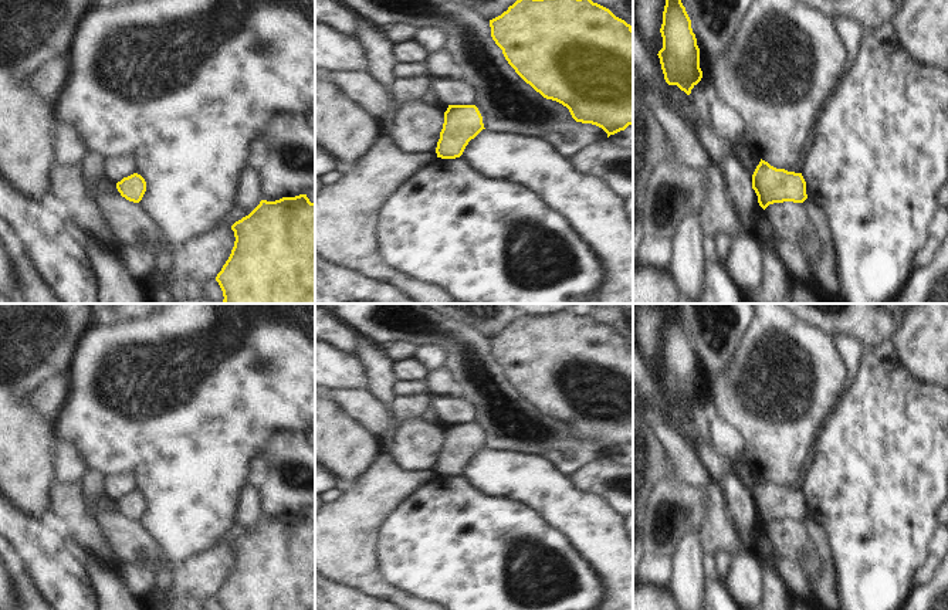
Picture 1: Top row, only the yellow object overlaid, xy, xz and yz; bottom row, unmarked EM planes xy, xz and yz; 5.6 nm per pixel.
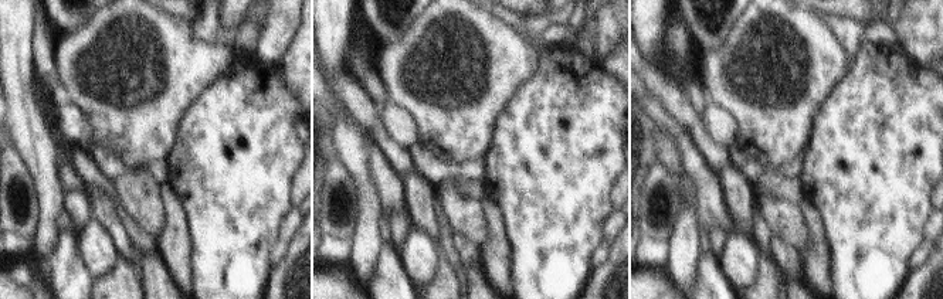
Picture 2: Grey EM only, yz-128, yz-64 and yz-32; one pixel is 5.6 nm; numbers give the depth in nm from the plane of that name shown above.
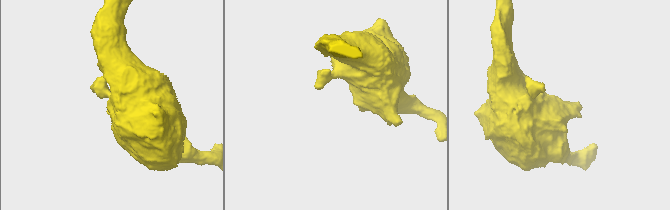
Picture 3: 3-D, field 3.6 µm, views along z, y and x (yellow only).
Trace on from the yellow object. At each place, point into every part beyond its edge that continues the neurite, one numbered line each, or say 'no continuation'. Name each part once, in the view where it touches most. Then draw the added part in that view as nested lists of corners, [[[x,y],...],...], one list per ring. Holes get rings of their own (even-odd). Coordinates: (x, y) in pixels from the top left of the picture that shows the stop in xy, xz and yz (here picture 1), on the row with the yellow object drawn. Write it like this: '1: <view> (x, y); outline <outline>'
no continuation

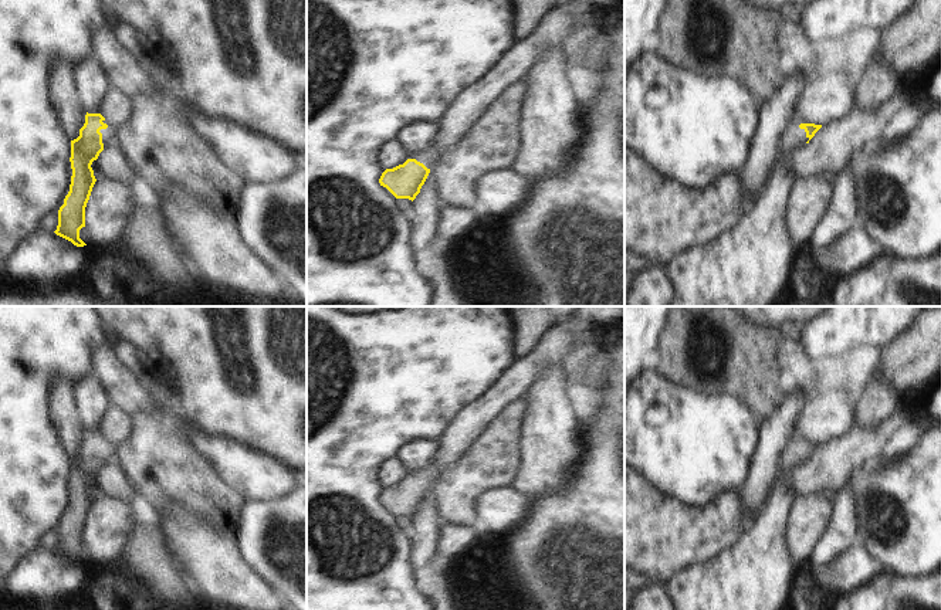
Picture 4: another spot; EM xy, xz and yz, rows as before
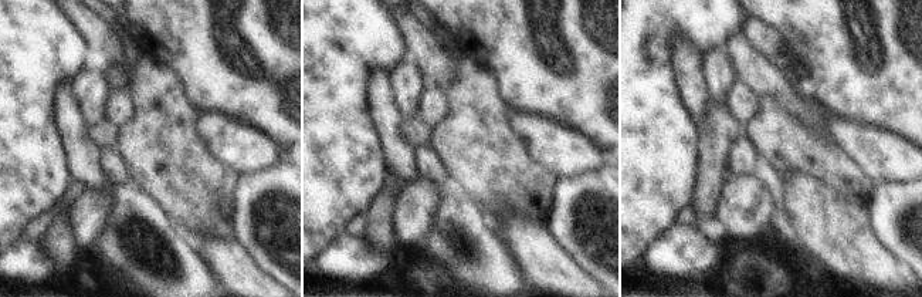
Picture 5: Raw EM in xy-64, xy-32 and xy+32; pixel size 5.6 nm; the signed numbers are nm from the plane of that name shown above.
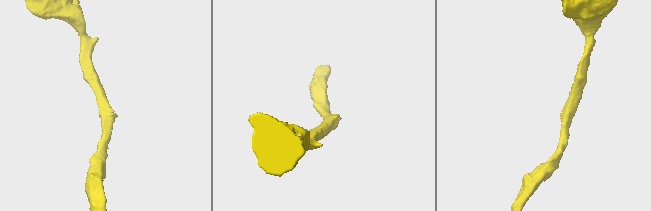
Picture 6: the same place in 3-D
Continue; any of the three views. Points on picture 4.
1: xy (109, 134); outline [[[102,121],[102,122],[108,125],[106,129],[101,129],[101,131],[99,131],[99,132],[102,133],[104,148],[106,148],[108,145],[111,145],[111,142],[112,142],[114,139],[118,139],[119,129],[112,128],[106,121]]]

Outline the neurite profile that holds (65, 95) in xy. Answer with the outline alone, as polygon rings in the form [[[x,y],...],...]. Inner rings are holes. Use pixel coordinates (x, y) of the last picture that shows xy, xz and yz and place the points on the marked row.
[[[62,61],[54,65],[53,102],[58,108],[60,118],[71,140],[77,139],[85,123],[87,111],[78,89],[75,70]]]

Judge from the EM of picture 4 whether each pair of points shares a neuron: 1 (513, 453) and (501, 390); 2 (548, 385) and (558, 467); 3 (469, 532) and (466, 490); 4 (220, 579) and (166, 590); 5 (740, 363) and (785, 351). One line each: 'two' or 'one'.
1: two
2: one
3: two
4: two
5: two

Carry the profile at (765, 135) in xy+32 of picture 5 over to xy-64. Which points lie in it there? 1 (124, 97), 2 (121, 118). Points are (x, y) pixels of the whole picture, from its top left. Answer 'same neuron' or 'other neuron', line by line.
1: other neuron
2: other neuron

